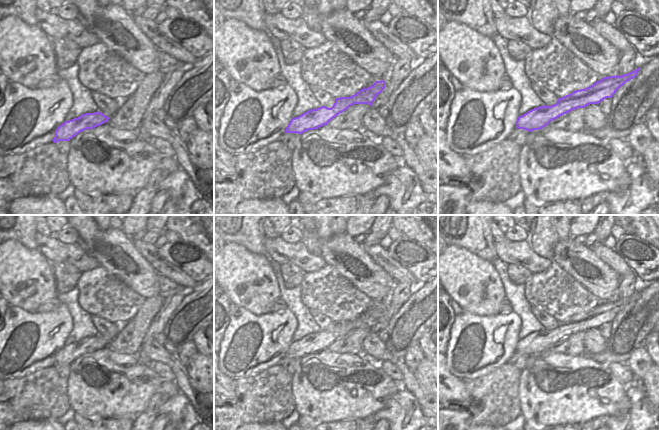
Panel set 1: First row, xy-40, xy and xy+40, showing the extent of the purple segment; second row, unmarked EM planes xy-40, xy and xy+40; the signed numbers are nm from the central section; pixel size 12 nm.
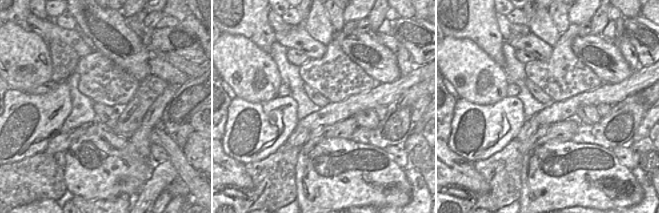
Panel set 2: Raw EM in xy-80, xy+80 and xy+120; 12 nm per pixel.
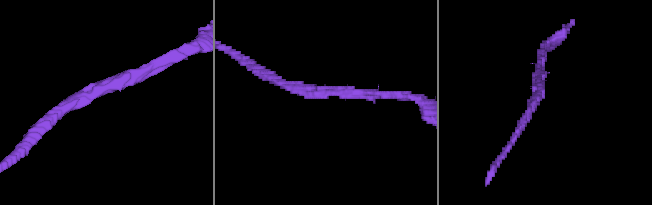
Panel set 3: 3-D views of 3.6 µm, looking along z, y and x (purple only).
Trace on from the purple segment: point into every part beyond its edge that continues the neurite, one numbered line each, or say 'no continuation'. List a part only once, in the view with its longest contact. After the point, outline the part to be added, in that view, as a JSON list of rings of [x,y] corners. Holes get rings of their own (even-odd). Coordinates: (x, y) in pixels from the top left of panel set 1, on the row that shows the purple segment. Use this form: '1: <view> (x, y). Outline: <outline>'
no continuation.

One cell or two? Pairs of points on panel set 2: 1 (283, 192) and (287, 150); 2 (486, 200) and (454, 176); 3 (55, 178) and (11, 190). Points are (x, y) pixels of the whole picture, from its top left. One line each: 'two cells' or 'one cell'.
1: one cell
2: two cells
3: one cell

